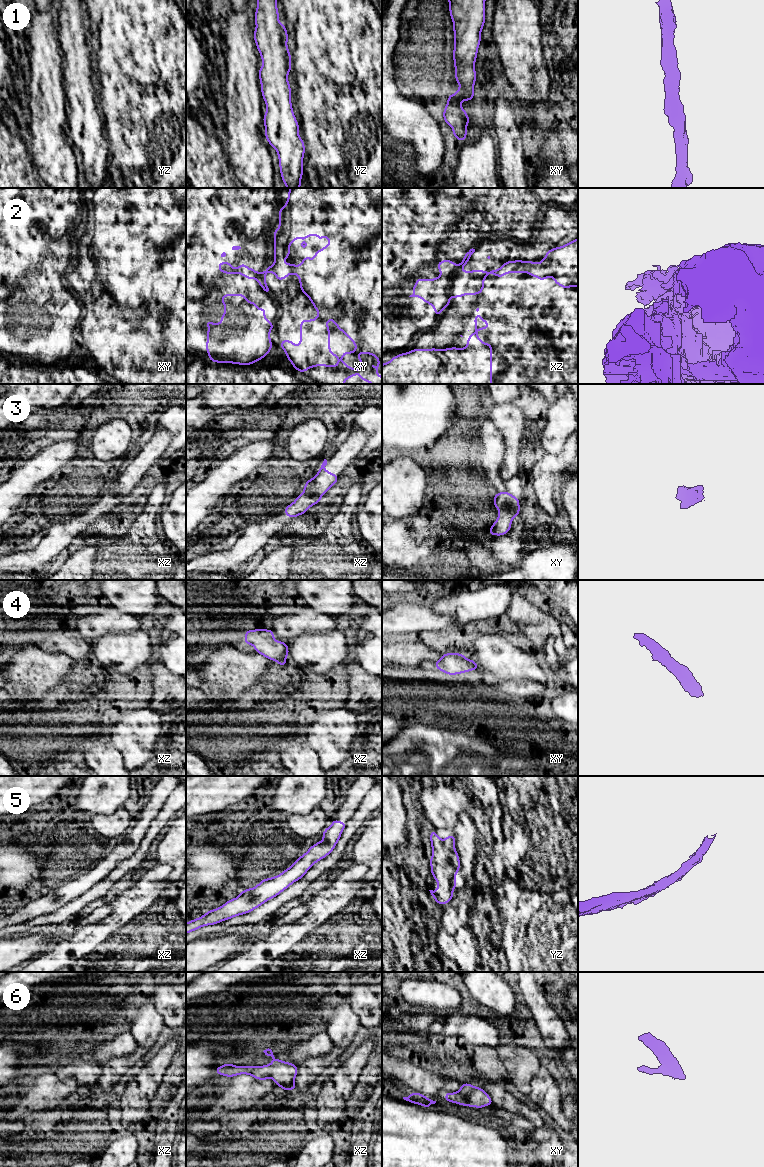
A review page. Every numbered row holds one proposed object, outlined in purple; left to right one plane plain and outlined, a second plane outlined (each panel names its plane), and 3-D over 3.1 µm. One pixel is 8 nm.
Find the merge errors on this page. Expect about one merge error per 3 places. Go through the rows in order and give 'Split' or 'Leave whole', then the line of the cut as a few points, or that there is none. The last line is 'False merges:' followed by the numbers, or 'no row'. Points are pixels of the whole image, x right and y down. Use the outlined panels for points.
1: Leave whole. No split
2: Split. Split along xz (467, 260), (456, 272), (449, 293)
3: Leave whole. No split
4: Leave whole. No split
5: Leave whole. No split
6: Leave whole. No split
False merges: 2

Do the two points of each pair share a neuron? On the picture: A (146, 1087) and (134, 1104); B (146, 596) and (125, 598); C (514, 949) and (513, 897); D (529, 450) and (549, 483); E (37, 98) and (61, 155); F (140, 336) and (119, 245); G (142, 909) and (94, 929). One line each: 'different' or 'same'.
A: different
B: same
C: same
D: same
E: same
F: same
G: same

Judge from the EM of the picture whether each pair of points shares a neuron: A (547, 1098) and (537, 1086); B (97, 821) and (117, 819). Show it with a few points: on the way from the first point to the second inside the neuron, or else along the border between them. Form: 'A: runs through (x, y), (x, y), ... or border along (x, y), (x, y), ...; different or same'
A: runs through (545, 1095), (539, 1089); same
B: runs through (102, 821), (112, 821); same

